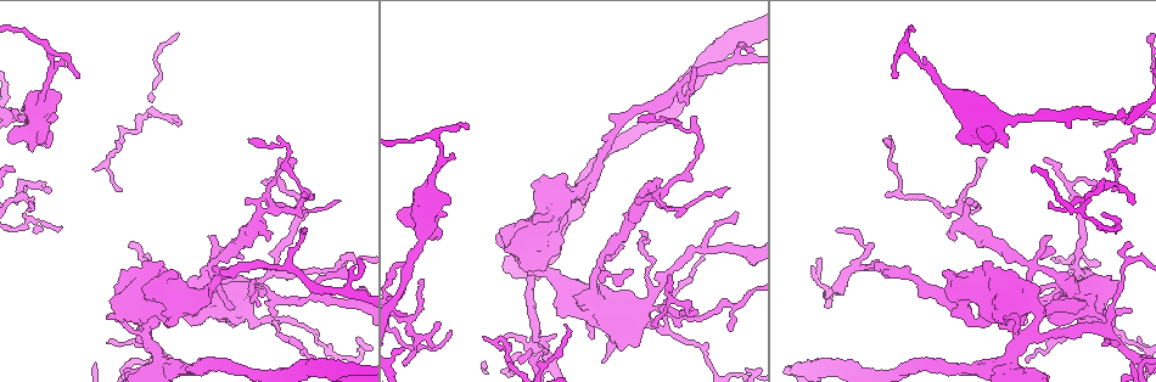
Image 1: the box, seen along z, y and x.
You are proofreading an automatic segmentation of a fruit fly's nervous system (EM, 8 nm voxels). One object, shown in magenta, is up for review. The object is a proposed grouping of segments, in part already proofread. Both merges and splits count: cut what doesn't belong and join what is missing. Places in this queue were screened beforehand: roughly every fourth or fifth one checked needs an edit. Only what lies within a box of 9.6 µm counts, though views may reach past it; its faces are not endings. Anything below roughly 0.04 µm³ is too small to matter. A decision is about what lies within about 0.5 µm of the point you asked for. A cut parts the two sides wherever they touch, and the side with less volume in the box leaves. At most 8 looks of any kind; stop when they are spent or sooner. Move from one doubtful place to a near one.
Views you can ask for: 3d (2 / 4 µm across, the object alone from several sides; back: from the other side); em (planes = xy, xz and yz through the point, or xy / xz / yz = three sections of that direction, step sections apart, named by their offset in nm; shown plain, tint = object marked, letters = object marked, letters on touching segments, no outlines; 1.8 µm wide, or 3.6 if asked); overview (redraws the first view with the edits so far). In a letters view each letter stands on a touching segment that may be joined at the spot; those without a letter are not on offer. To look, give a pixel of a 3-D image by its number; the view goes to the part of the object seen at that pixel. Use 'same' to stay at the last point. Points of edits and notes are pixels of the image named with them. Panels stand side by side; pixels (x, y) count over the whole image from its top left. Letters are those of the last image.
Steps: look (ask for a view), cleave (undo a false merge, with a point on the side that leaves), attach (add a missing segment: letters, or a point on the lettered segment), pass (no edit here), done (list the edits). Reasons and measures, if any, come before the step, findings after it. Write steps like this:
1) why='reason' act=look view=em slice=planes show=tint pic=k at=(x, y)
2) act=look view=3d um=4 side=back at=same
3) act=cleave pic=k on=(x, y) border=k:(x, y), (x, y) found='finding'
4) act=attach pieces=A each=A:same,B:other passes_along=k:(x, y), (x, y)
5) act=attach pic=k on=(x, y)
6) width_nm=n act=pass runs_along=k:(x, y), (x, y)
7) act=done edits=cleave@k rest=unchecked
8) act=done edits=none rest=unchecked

why='free end' act=look view=3d um=4 pic=1 at=(977, 161)

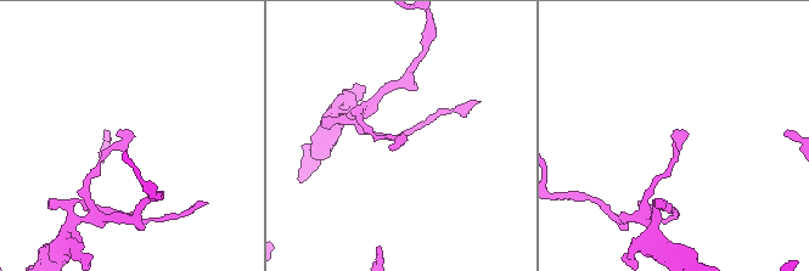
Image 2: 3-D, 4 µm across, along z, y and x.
act=look view=em slice=planes show=letters pic=2 at=(131, 137)

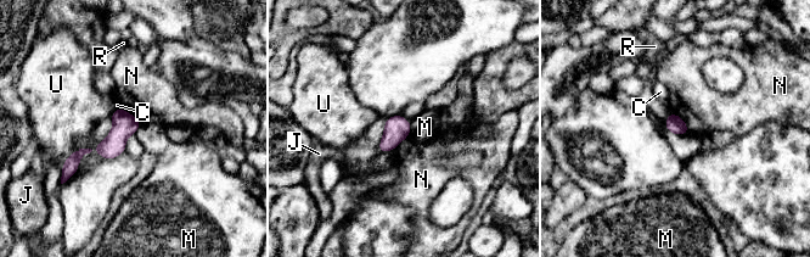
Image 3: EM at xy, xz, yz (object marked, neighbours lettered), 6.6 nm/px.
act=pass each=C:other,J:other,M:other,N:other,R:other,U:other found='no lettered segment goes on from it'

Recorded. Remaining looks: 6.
why='sudden change in width' act=look view=em slice=planes show=tint pic=1 at=(22, 116)

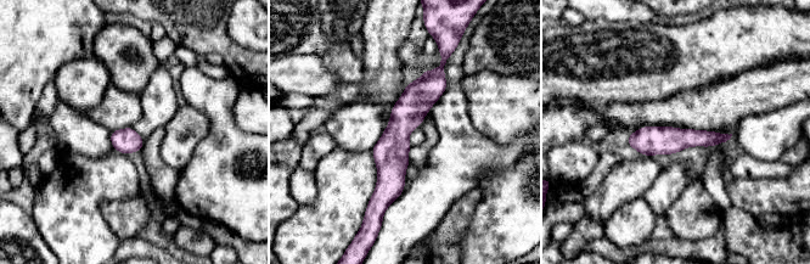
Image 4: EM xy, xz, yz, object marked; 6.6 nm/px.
act=look view=em slice=planes show=letters at=same

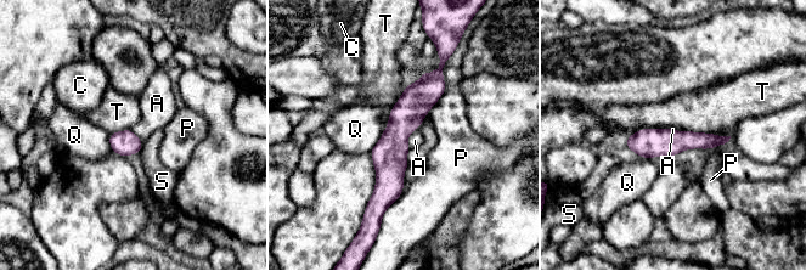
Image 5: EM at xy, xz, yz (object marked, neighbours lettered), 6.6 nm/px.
longest_contact=T:320nm act=pass each=A:other,C:other,P:other,Q:other,S:other,T:other border=5:(427, 113), (409, 135), (409, 147) found='all the same cell'

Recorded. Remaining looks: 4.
why='thick turns thin' act=look view=3d um=2 side=back pic=1 at=(145, 337)

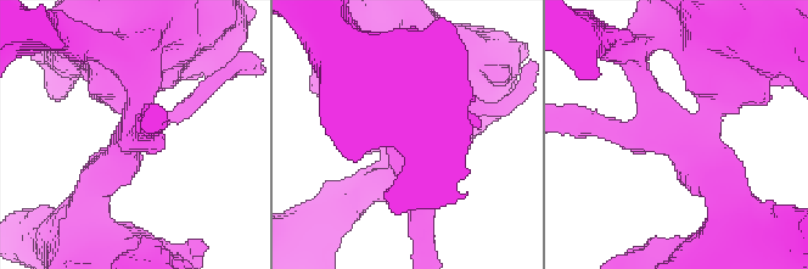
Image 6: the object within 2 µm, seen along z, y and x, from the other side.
why='need the tissue' act=look view=em slice=xz step=4 show=tint pic=6 at=(672, 137)

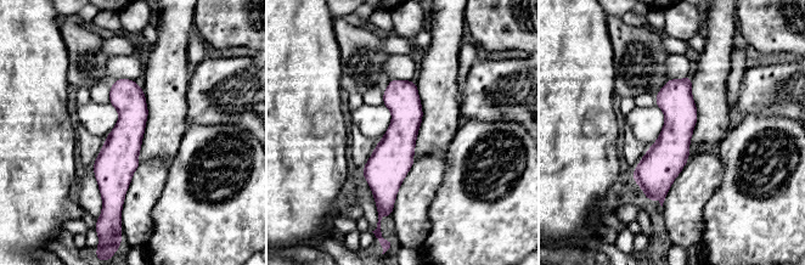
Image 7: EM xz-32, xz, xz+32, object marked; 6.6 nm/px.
act=look view=em slice=planes show=letters at=same

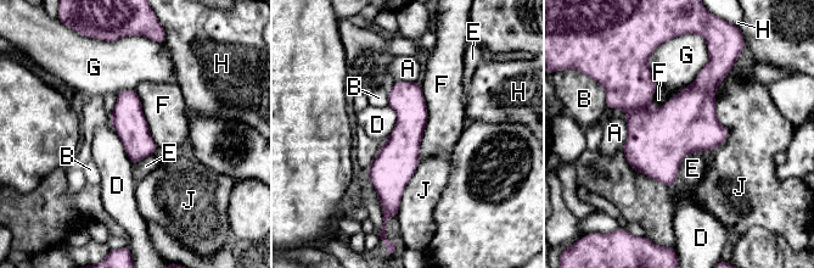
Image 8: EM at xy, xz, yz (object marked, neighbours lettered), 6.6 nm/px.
act=pass each=A:other,B:other,D:other,E:other,F:other,G:other,H:other,J:other border=8:(422, 84), (427, 123), (419, 161) found='continuous, no second cell'

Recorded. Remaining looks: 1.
act=done edits=none rest=unchecked

